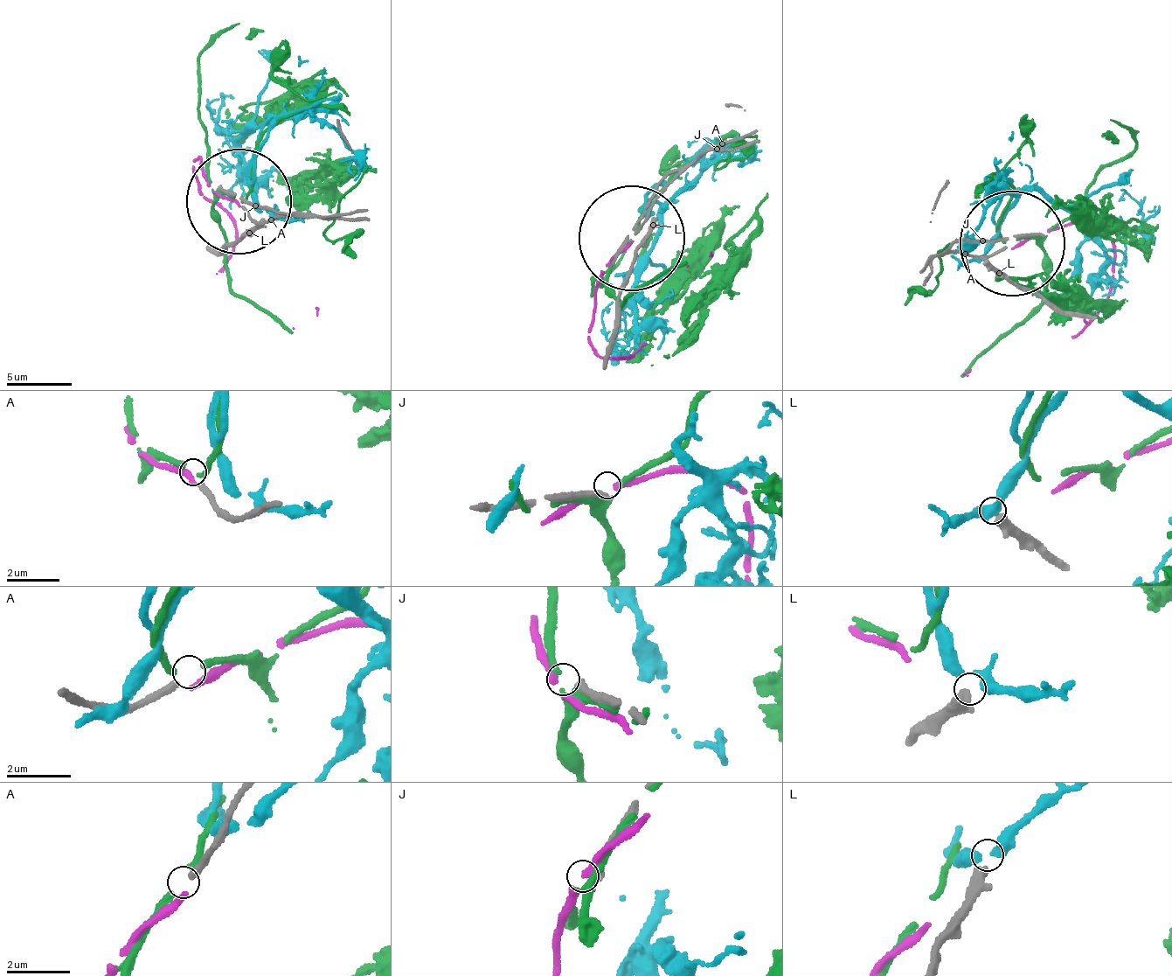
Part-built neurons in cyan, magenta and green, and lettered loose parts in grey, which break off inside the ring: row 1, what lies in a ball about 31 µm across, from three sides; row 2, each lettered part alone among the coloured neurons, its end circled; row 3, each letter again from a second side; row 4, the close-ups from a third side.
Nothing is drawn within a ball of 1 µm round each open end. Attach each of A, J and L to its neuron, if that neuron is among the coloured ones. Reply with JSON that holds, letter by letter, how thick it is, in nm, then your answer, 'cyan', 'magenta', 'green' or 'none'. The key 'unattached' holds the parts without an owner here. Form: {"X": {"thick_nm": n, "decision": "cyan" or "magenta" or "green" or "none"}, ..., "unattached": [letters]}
{"A": {"thick_nm": 220, "decision": "none"}, "J": {"thick_nm": 240, "decision": "none"}, "L": {"thick_nm": 400, "decision": "none"}, "unattached": ["A", "J", "L"]}

